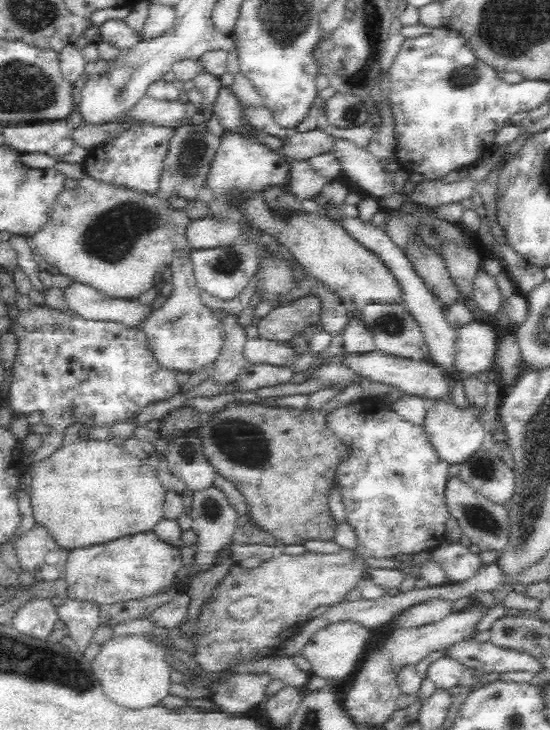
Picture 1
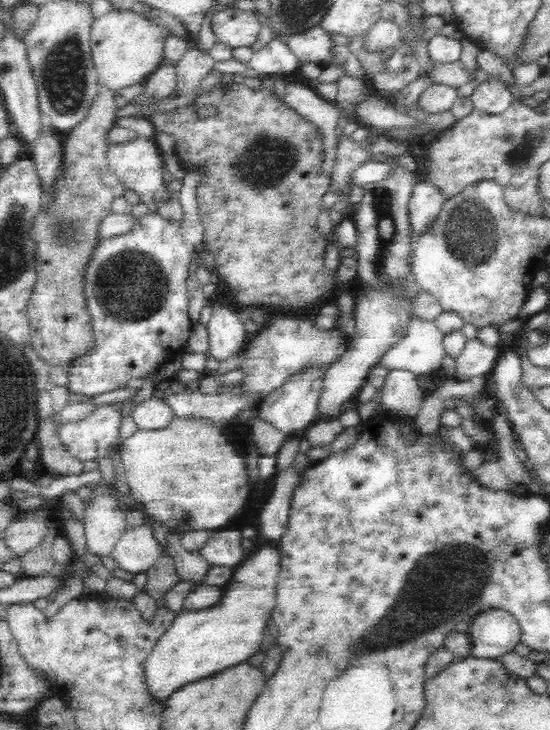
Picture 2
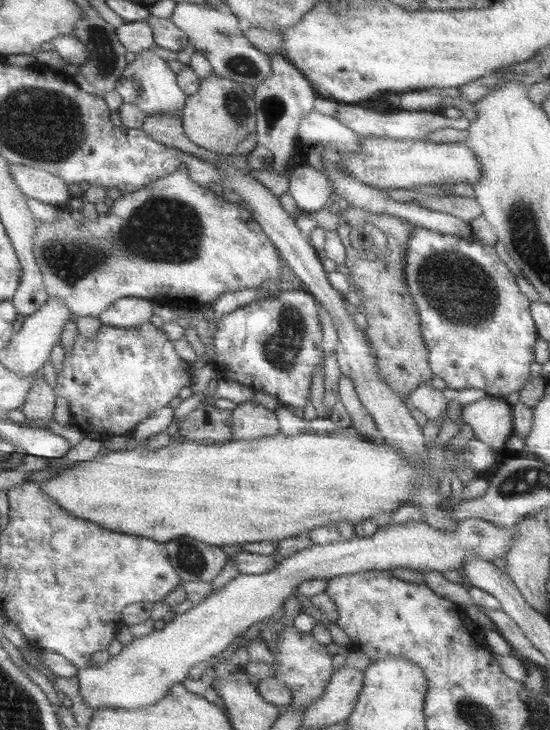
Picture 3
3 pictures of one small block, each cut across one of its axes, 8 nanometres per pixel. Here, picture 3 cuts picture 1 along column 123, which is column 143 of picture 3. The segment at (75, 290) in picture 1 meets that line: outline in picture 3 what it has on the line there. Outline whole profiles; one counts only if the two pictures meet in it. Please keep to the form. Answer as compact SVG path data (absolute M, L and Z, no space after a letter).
M127 297L118 300L100 317L104 325L122 328L140 327L154 318L155 303L144 298Z

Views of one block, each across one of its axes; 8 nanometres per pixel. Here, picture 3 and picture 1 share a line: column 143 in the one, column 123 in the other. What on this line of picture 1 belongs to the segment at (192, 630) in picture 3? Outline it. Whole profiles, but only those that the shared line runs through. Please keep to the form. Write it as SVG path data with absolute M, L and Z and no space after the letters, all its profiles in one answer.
M124 635L104 642L89 663L106 699L131 710L161 705L171 684L171 668L164 657L164 649L164 644L156 646L142 635Z

